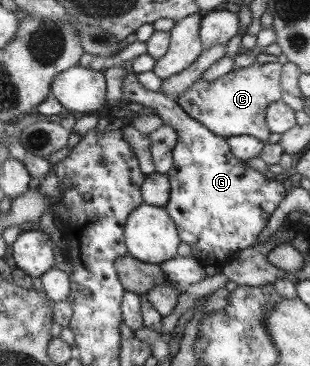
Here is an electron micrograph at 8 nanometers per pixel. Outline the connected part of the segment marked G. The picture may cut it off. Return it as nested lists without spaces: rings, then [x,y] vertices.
[[[134,73],[124,74],[121,92],[124,99],[153,109],[153,113],[177,133],[177,143],[172,149],[172,167],[164,174],[169,182],[169,197],[164,209],[173,219],[177,233],[181,235],[181,241],[190,245],[192,257],[203,266],[221,266],[234,254],[256,244],[270,213],[286,195],[284,187],[276,181],[264,179],[253,167],[248,167],[240,158],[233,157],[225,138],[213,134],[201,122],[191,118],[177,102],[166,98],[159,91],[151,92],[144,89]]]

